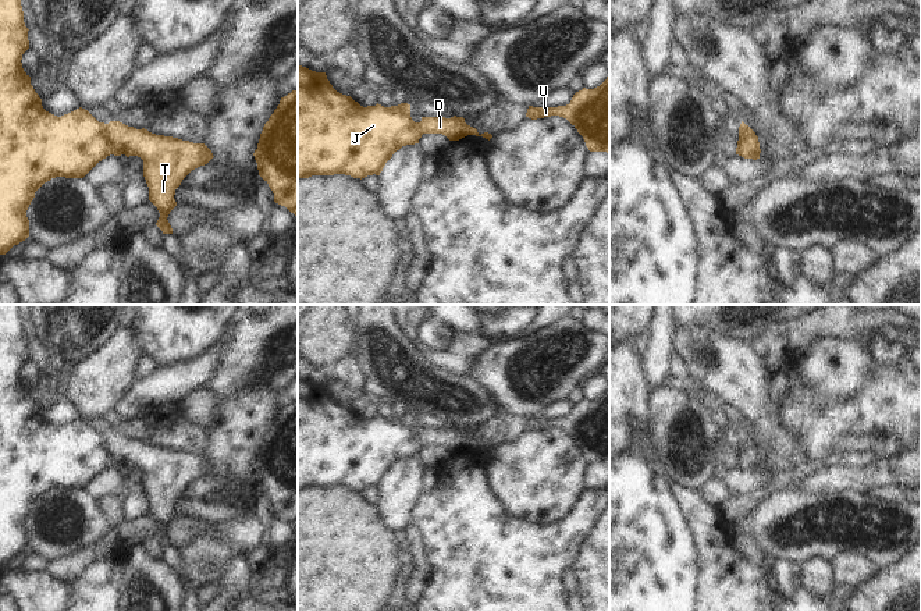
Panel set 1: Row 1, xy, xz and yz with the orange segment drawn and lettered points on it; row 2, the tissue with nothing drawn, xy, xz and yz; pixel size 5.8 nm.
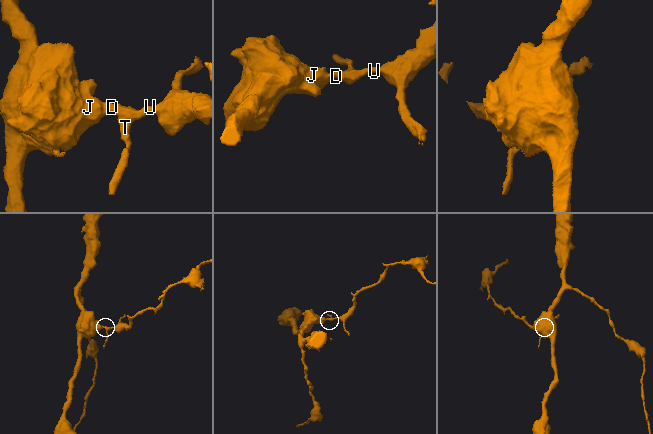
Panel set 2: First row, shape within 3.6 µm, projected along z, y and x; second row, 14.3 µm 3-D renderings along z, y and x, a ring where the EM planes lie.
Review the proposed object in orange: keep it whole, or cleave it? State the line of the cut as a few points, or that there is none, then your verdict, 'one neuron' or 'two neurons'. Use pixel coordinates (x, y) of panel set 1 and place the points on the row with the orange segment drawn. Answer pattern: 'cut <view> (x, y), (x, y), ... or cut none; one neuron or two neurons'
cut xy (106, 124), (109, 138), (121, 153); two neurons

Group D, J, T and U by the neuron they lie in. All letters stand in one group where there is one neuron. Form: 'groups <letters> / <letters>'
groups D T U / J

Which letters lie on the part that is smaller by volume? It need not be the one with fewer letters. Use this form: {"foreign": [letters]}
{"foreign": ["D", "T", "U"]}

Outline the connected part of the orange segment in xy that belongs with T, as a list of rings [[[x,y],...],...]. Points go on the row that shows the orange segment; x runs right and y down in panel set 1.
[[[120,121],[107,124],[107,135],[121,154],[138,156],[143,160],[149,200],[160,213],[156,225],[163,234],[173,234],[167,217],[177,206],[175,189],[192,170],[207,164],[214,157],[211,150],[205,143],[156,135]]]

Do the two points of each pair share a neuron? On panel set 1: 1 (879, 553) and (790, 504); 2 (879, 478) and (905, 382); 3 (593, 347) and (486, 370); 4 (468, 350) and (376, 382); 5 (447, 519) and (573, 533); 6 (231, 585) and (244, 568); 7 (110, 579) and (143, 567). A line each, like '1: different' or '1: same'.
1: same
2: different
3: same
4: different
5: same
6: same
7: different

